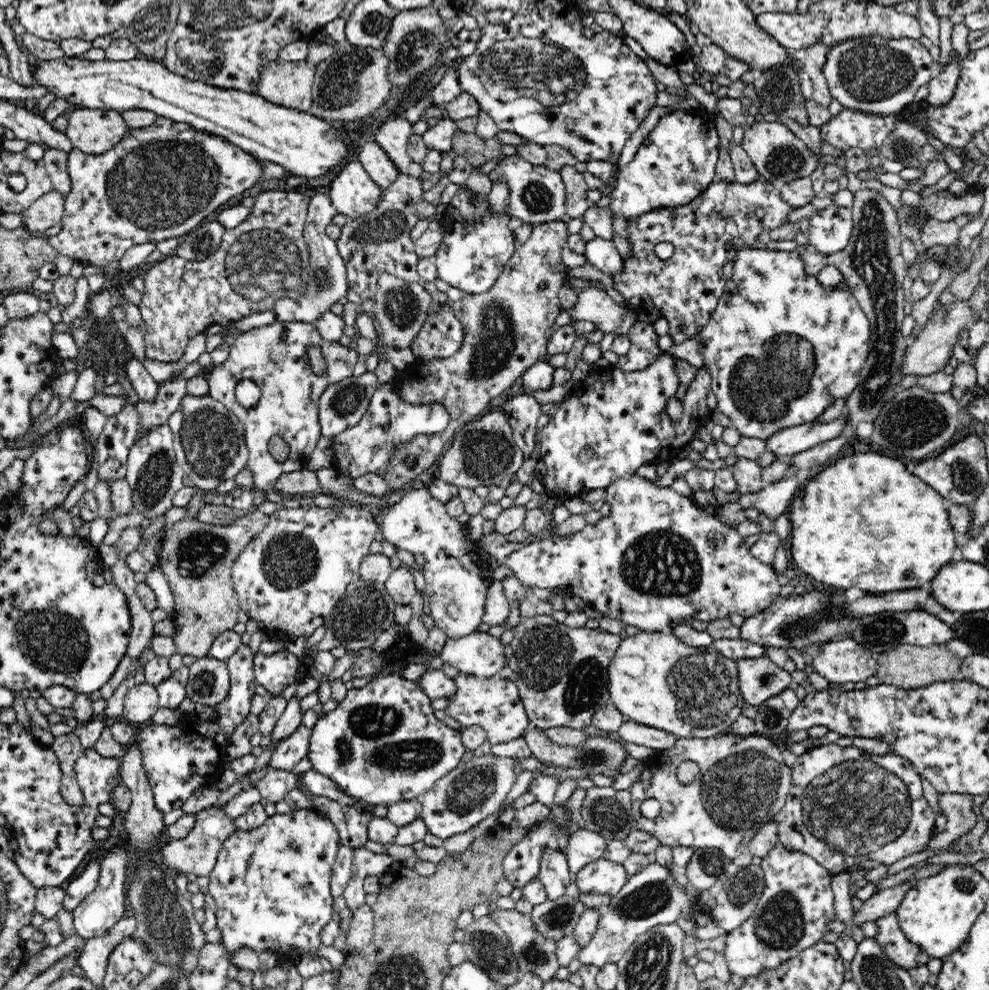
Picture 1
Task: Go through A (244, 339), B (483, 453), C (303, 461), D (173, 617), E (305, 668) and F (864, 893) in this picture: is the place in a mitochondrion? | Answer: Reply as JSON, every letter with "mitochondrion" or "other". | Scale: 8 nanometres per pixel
{"A":"other","B":"mitochondrion","C":"other","D":"other","E":"other","F":"other"}

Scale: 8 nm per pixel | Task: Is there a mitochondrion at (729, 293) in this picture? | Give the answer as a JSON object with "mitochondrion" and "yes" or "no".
{"mitochondrion":"no"}

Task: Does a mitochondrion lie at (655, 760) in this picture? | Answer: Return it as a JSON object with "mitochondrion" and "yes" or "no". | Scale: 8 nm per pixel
{"mitochondrion":"no"}

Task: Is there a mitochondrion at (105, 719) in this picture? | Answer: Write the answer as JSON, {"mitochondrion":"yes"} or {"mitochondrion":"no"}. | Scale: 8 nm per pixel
{"mitochondrion":"no"}

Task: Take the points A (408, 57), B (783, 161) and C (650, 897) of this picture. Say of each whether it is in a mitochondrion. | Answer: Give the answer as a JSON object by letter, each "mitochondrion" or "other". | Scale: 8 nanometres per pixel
{"A":"mitochondrion","B":"mitochondrion","C":"mitochondrion"}

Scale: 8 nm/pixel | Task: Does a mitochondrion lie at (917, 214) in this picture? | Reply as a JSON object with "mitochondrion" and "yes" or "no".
{"mitochondrion":"no"}

